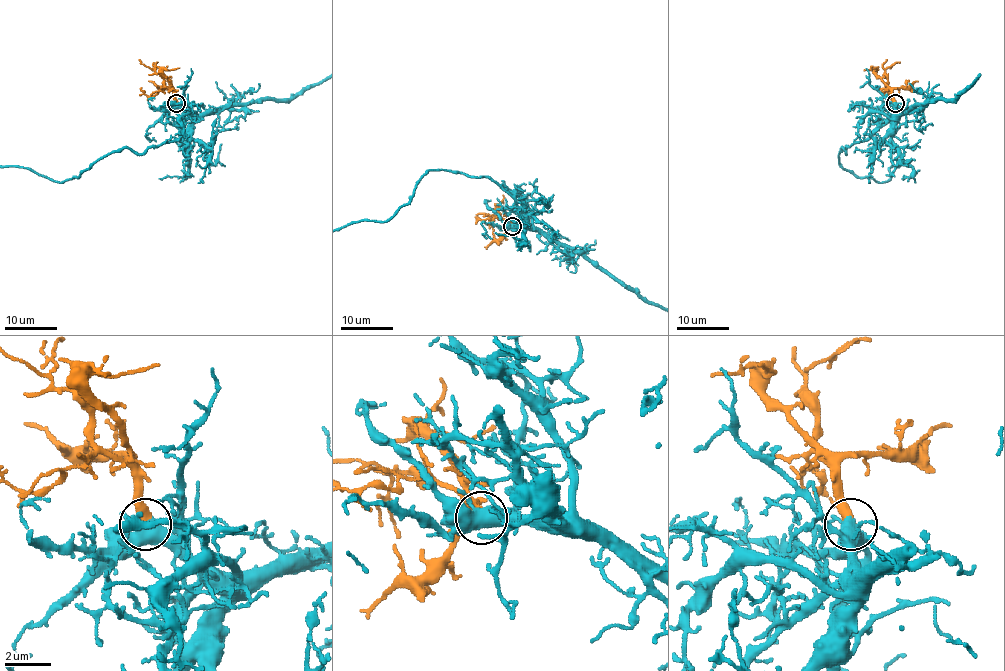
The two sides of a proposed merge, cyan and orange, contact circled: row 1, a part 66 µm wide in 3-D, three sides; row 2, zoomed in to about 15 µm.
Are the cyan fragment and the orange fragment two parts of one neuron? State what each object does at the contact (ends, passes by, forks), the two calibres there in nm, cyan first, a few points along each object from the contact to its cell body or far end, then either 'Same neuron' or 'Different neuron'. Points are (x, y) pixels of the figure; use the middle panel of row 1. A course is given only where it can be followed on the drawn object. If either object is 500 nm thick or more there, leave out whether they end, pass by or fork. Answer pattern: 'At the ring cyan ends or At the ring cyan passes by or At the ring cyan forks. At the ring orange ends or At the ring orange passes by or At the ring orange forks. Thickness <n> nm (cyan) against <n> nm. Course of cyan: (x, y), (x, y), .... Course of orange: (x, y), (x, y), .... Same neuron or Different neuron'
Thickness 480 nm (cyan) against 550 nm. Course of cyan: (511, 226), (523, 225), (517, 202), (487, 177), (429, 169), (385, 221). Course of orange: (511, 226), (496, 216), (480, 213), (475, 217). Same neuron

